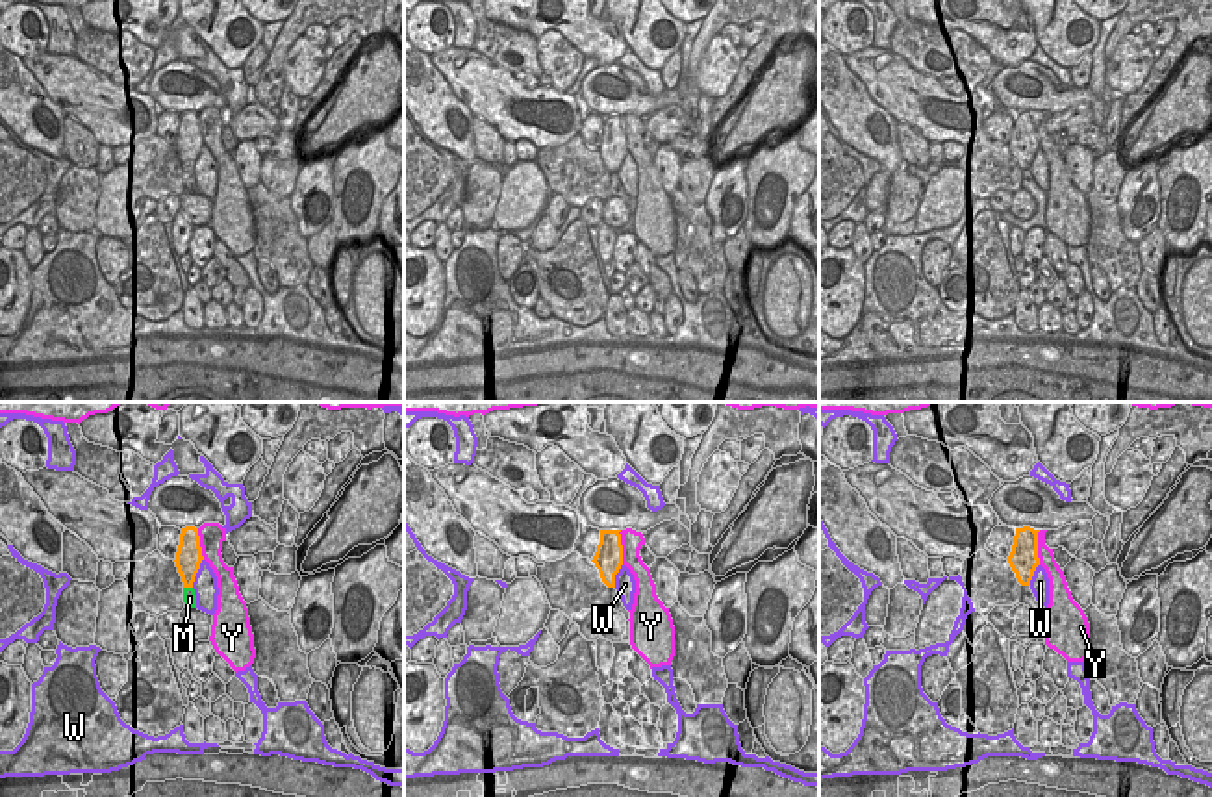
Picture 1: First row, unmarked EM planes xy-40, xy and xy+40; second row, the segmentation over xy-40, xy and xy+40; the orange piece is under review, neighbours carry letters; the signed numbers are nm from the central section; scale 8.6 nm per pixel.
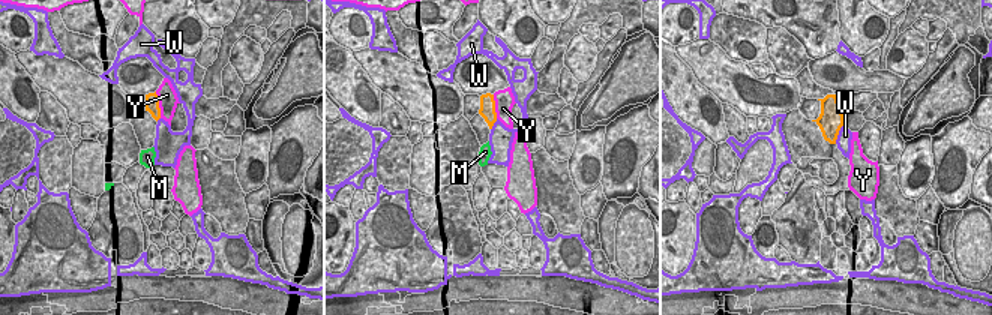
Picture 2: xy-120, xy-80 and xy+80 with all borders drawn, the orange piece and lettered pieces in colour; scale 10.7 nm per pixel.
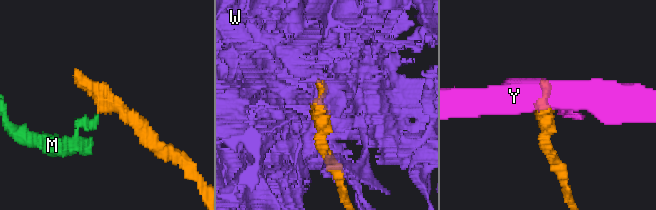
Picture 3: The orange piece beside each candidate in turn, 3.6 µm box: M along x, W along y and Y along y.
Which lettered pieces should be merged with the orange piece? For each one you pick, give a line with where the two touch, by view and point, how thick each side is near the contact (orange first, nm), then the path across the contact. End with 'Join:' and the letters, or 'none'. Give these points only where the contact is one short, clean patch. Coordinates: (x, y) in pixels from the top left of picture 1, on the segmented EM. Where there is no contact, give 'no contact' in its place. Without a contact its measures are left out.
Join: none

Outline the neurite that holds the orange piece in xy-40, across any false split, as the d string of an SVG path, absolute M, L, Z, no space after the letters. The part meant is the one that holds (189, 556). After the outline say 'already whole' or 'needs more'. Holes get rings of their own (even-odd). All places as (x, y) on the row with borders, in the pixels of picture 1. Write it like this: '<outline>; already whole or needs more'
M195 526L182 528L180 545L174 562L182 576L183 588L193 588L202 560L204 556L202 556L198 528Z; already whole

